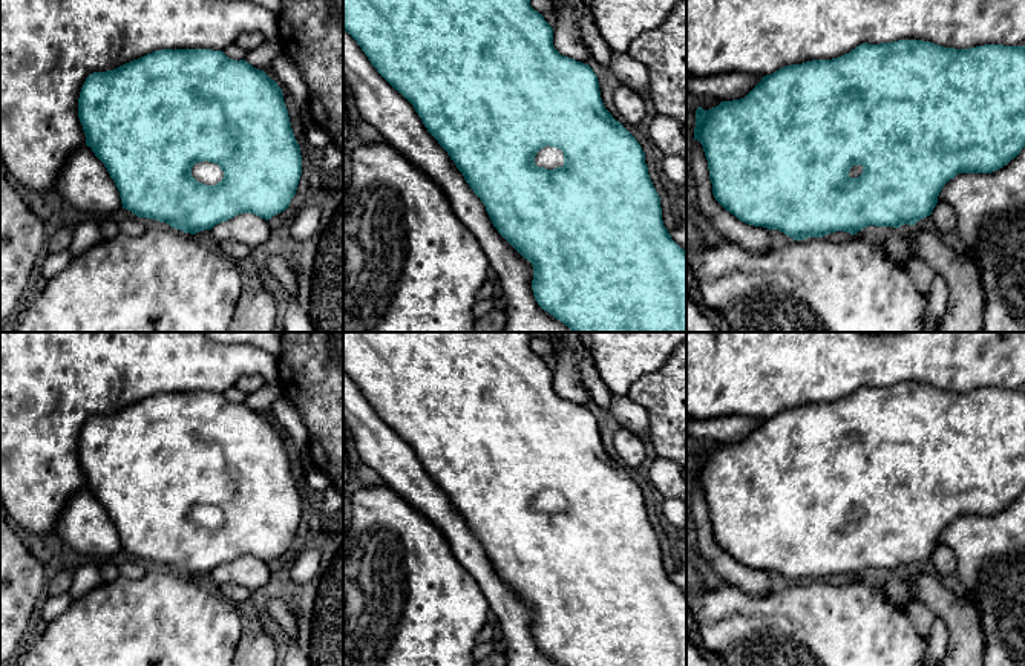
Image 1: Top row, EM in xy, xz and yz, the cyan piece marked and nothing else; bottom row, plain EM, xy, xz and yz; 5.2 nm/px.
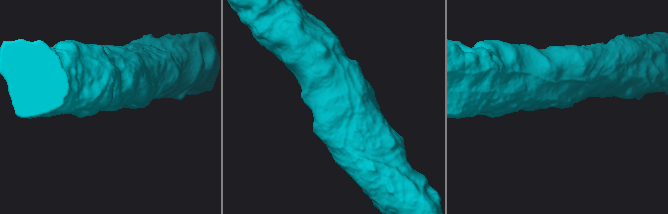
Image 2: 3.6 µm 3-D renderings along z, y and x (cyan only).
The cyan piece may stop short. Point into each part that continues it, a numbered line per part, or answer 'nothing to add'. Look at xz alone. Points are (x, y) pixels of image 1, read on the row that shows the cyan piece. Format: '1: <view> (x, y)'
1: xz (550, 158)

